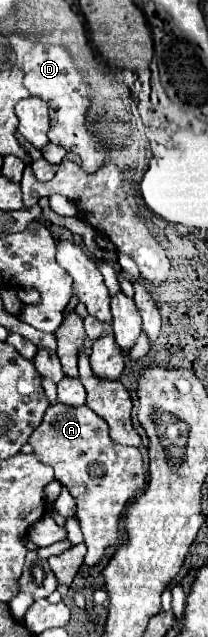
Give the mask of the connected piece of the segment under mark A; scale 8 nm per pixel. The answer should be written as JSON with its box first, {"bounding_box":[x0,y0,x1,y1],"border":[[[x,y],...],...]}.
{"bounding_box":[29,402,147,566],"border":[[[59,402],[47,408],[41,426],[29,436],[29,444],[37,460],[49,464],[55,470],[55,478],[65,484],[75,498],[83,540],[87,544],[83,566],[95,566],[105,556],[107,548],[125,542],[125,534],[119,528],[121,514],[127,502],[137,492],[145,490],[147,471],[139,448],[111,442],[107,422],[87,406],[71,408]]]}

